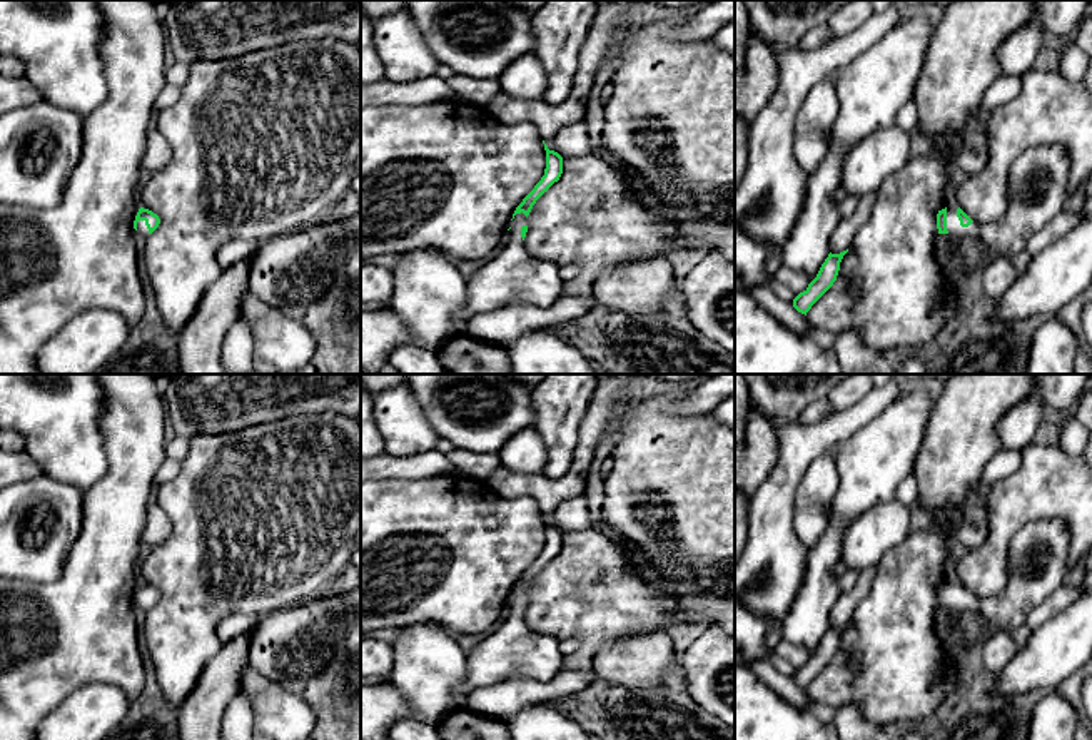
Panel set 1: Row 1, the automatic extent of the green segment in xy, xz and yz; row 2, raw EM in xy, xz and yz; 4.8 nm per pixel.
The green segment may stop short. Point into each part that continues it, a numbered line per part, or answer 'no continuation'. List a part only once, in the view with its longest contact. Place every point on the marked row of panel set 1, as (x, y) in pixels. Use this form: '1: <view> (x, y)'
1: yz (1039, 179)

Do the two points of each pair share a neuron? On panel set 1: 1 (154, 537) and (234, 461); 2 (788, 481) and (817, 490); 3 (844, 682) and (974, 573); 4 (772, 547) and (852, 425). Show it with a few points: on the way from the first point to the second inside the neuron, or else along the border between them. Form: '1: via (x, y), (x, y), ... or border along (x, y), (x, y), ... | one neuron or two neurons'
1: border along (152, 498), (169, 520), (171, 533), (146, 550) | two neurons
2: border along (822, 453), (813, 460), (797, 490), (792, 523) | two neurons
3: border along (959, 550), (950, 560), (950, 575) | two neurons
4: via (772, 511), (777, 485), (817, 441) | one neuron

